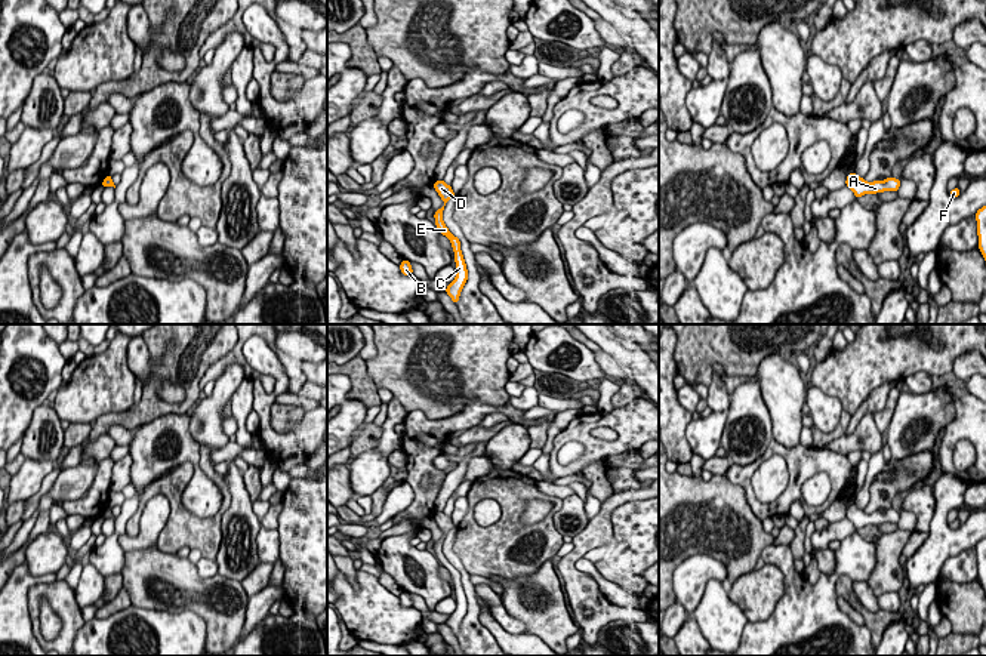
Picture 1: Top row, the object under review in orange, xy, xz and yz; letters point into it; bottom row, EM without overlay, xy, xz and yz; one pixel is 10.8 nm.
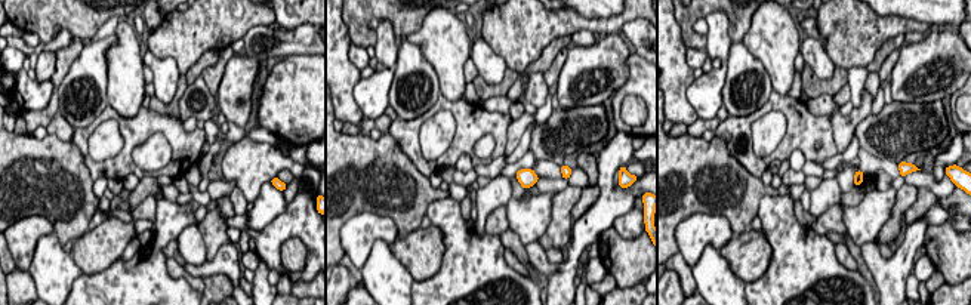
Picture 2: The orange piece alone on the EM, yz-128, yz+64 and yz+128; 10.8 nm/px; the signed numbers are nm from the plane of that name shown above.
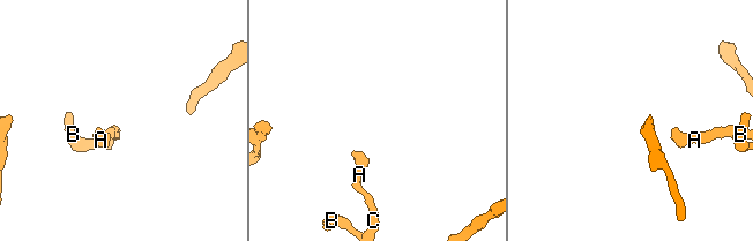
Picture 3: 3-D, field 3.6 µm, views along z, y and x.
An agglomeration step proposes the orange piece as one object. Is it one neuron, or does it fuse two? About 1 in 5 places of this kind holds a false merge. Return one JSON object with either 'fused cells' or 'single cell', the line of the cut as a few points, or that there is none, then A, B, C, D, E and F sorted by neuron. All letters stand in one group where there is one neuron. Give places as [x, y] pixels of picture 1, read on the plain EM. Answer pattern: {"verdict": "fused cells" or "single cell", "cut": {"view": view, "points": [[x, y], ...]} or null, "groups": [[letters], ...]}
{"verdict": "single cell", "cut": null, "groups": [["A", "B", "C", "D", "E", "F"]]}

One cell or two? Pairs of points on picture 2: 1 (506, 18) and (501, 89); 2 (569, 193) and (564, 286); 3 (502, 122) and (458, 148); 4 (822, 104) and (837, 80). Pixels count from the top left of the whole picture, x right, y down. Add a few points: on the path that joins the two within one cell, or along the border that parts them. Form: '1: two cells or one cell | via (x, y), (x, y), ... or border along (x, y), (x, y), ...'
1: two cells | border along (508, 67), (518, 74)
2: two cells | border along (570, 228), (572, 239)
3: one cell | via (492, 123), (483, 123), (468, 138)
4: two cells | border along (831, 95), (820, 94), (810, 99)

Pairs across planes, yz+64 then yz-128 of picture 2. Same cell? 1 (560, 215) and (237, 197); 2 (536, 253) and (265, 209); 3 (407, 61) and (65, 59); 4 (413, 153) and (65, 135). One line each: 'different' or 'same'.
1: different
2: same
3: different
4: different

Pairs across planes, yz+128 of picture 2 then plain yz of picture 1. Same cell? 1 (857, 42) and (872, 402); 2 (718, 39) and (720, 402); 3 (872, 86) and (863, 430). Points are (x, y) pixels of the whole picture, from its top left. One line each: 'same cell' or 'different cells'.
1: different cells
2: same cell
3: same cell

